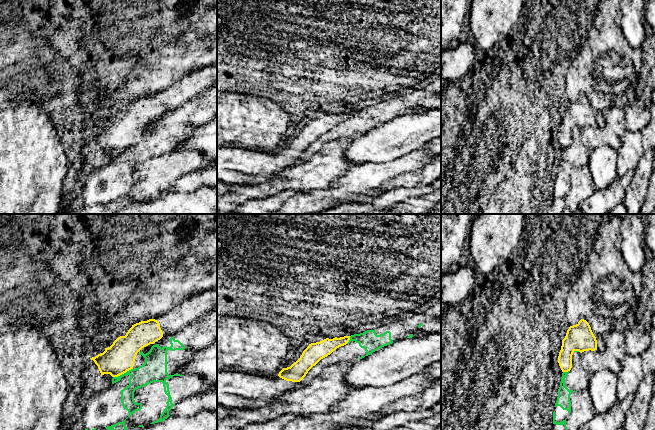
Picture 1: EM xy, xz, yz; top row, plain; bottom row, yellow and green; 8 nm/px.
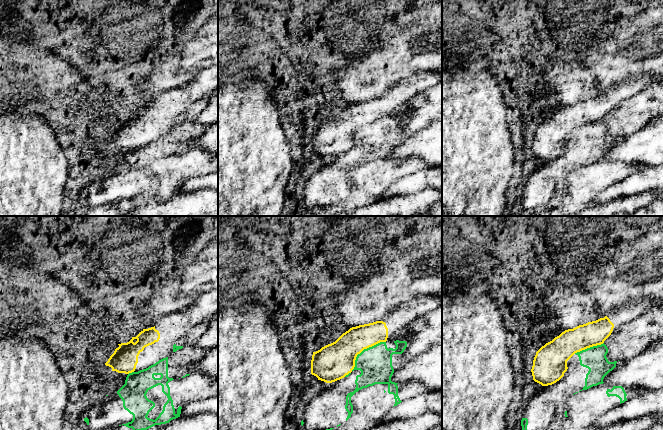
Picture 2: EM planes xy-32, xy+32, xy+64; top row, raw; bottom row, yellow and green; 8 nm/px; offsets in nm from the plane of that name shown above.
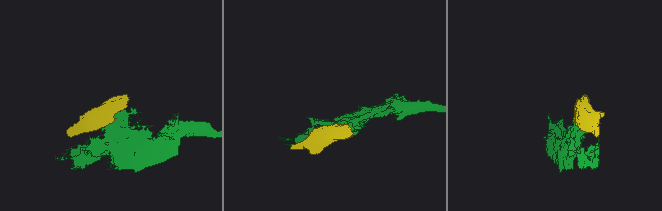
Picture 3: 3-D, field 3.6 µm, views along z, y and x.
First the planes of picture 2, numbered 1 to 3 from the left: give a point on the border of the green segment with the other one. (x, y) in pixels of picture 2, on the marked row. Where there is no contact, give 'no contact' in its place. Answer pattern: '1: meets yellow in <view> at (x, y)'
1: meets yellow in xy-32 at (130, 372)
2: meets yellow in xy+32 at (363, 349)
3: meets yellow in xy+64 at (588, 347)

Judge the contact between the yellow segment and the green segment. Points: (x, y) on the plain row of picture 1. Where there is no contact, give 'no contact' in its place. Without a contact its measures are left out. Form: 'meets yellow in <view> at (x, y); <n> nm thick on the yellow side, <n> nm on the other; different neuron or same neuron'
meets yellow in xy at (122, 149); 240 nm thick on the yellow side, 190 nm on the other; different neuron

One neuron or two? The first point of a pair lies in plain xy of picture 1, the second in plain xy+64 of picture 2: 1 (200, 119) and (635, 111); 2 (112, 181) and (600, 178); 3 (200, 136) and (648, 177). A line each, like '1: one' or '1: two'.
1: one
2: two
3: two

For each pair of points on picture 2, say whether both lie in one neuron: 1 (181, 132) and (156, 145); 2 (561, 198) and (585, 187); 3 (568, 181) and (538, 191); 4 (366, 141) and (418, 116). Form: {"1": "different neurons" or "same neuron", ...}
{"1": "different neurons", "2": "same neuron", "3": "different neurons", "4": "different neurons"}

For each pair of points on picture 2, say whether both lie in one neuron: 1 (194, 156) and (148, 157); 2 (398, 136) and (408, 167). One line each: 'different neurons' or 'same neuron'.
1: same neuron
2: different neurons

